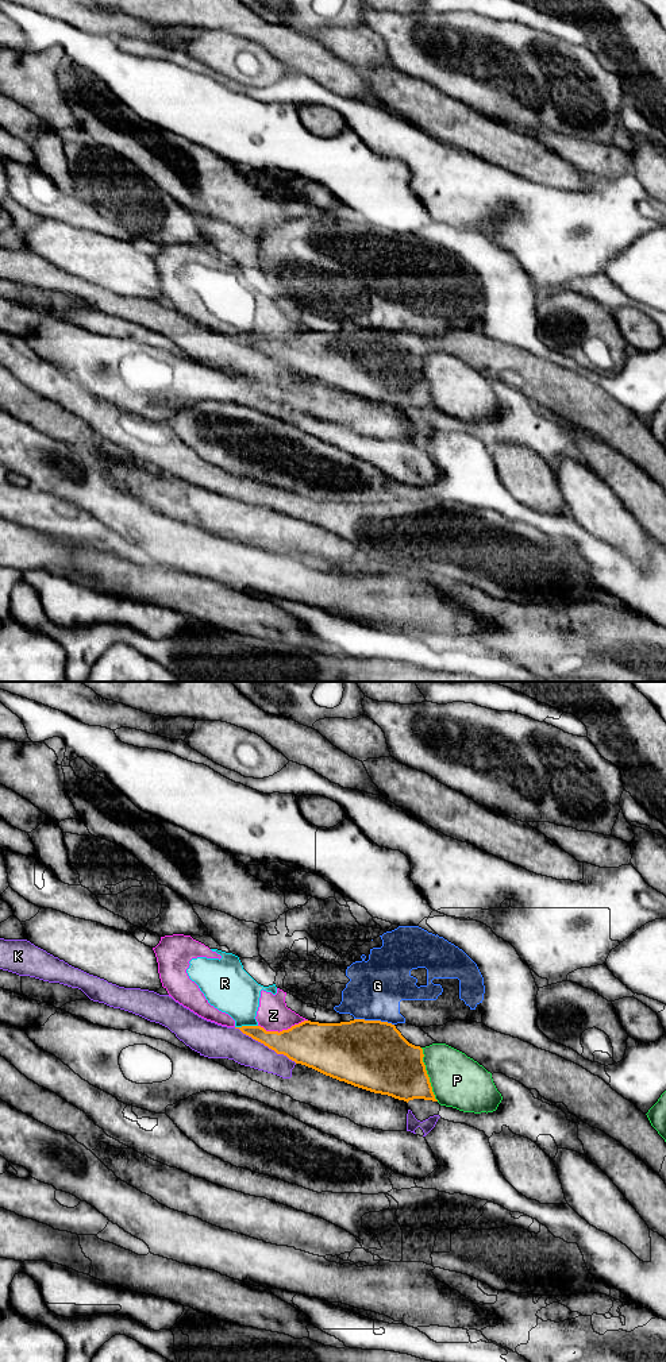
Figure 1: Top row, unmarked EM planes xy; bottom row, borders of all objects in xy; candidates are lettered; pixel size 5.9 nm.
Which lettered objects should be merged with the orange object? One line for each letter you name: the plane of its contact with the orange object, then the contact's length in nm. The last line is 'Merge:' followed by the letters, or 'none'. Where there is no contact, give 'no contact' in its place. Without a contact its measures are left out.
Merge: none

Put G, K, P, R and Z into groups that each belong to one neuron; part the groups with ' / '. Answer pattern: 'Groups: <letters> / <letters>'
Groups: G / K / P / R Z

